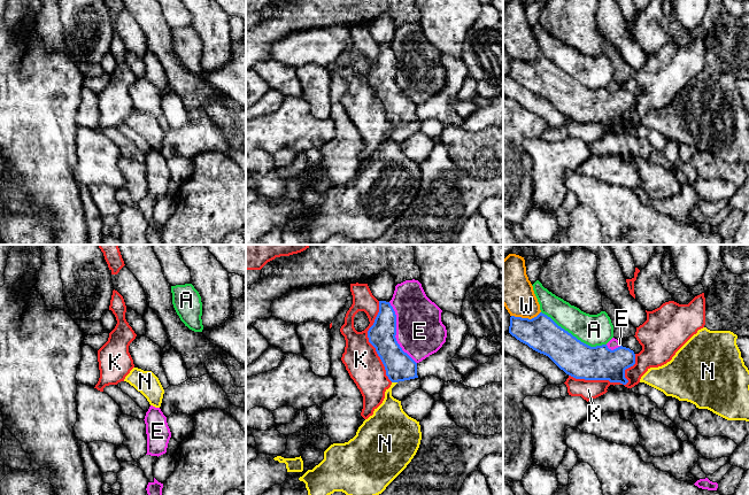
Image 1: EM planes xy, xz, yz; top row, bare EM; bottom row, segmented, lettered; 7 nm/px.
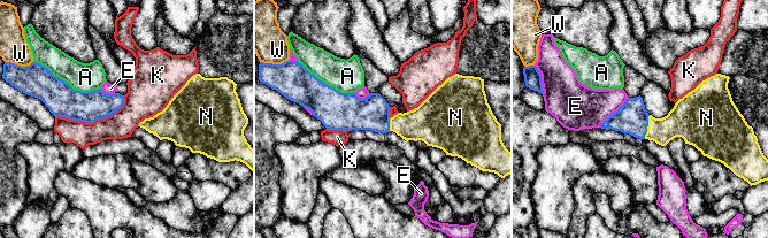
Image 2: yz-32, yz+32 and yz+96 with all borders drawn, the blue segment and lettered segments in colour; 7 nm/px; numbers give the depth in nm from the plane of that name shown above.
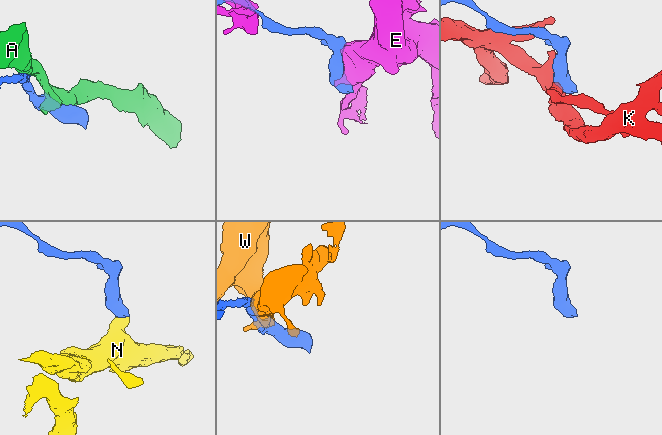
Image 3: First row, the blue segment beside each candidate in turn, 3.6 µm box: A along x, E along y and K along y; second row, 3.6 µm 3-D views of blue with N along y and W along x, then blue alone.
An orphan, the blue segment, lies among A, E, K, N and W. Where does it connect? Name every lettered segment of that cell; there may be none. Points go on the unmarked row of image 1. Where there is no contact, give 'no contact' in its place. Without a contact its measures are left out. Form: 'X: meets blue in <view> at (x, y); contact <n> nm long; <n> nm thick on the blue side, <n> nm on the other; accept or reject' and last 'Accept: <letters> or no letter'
A: meets blue in yz at (572, 78); contact 500 nm long; 260 nm thick on the blue side, 220 nm on the other; reject
E: meets blue in xz at (395, 76); contact 480 nm long; 200 nm thick on the blue side, 340 nm on the other; reject
K: meets blue in yz at (612, 124); contact 500 nm long; 240 nm thick on the blue side, 140 nm on the other; reject
N: meets blue in xz at (394, 124); contact 40 nm long; 200 nm thick on the blue side, 200 nm on the other; accept
W: meets blue in yz at (525, 61); contact 220 nm long; 240 nm thick on the blue side, 280 nm on the other; reject
Accept: N

